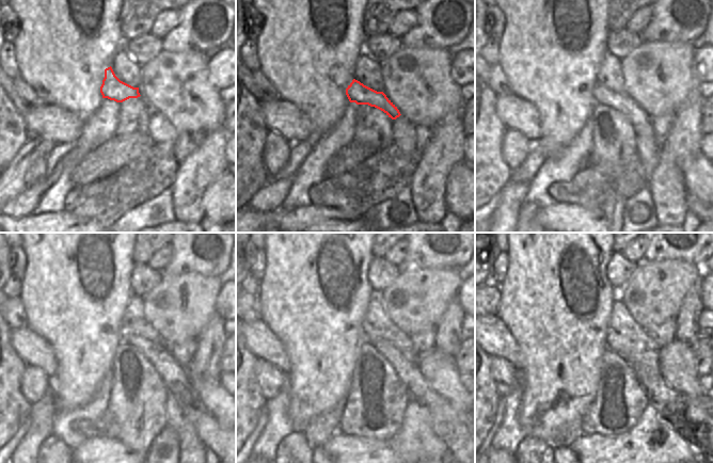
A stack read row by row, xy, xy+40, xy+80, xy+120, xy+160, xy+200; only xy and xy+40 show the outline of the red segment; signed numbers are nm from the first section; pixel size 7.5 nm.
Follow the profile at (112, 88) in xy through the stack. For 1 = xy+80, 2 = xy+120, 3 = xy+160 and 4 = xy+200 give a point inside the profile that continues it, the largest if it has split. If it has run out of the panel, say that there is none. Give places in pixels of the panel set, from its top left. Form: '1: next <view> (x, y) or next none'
1: next xy+80 (640, 122)
2: next xy+120 (175, 378)
3: next xy+160 (452, 426)
4: next xy+200 (692, 416)

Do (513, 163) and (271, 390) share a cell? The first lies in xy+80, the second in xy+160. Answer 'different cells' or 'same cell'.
same cell

